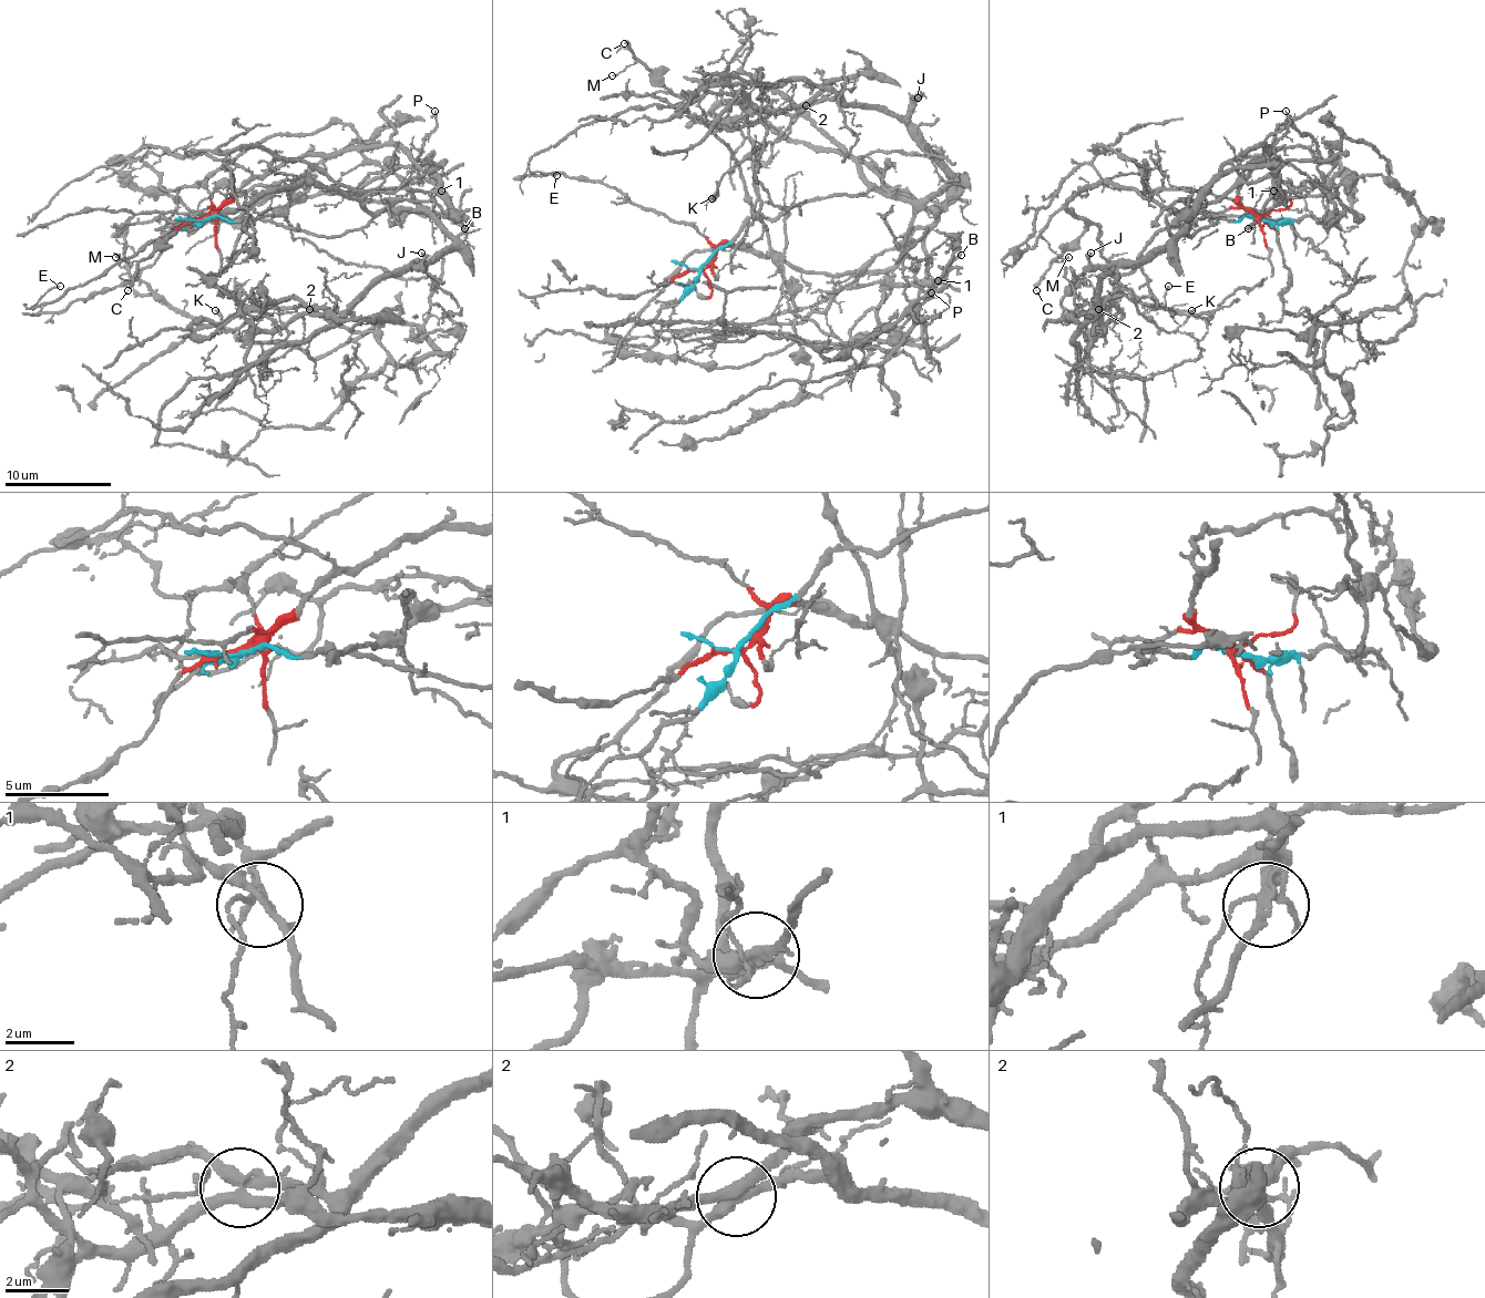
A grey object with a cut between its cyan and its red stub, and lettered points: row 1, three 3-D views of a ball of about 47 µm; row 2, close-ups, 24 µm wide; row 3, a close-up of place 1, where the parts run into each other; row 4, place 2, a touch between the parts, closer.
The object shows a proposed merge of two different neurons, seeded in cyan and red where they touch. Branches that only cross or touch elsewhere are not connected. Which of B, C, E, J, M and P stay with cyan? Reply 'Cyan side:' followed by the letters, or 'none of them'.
Cyan side: B, C, E, J, M, P

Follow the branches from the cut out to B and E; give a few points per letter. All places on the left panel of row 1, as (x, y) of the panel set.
B: (206, 218), (255, 218), (327, 237), (416, 205), (405, 184), (420, 175), (442, 192), (463, 229)
E: (206, 218), (335, 237), (370, 218), (335, 189), (282, 186), (147, 239), (34, 307), (59, 286)

